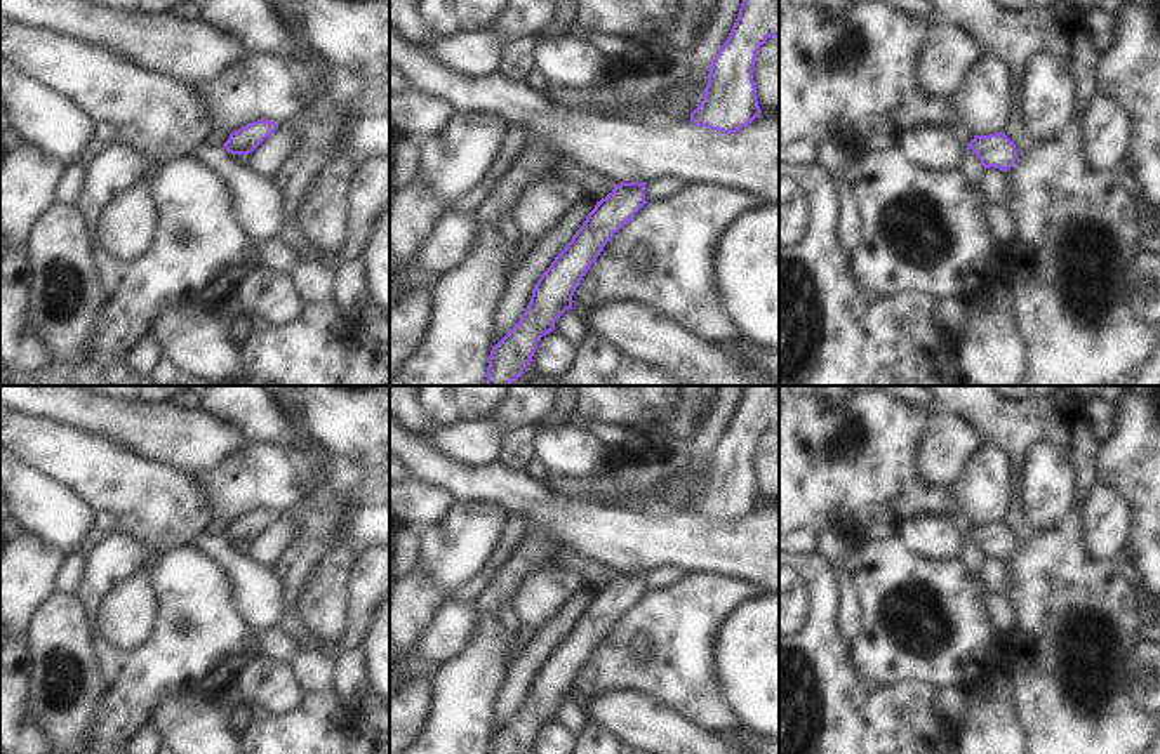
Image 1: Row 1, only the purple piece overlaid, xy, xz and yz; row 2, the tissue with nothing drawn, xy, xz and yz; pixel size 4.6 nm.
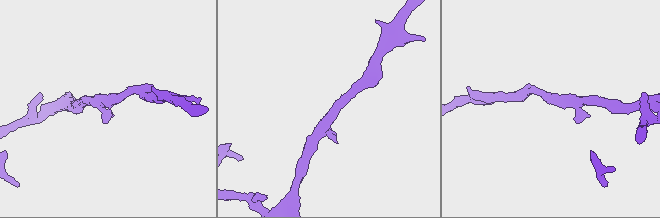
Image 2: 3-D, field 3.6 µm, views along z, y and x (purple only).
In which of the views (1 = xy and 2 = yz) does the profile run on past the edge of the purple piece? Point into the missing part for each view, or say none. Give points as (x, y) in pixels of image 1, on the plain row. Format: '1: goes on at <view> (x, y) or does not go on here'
1: does not go on here
2: does not go on here

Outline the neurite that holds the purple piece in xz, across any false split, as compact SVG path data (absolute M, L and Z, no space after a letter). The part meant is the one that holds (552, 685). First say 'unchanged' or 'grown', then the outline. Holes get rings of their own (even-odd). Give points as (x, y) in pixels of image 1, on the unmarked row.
unchanged | M621 572L597 591L583 615L534 674L530 691L518 712L492 735L489 754L530 754L543 724L572 698L579 671L605 632L647 592L647 572Z

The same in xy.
unchanged | M257 509L230 523L228 530L223 533L231 544L249 544L252 542L268 525L277 519L275 511Z

